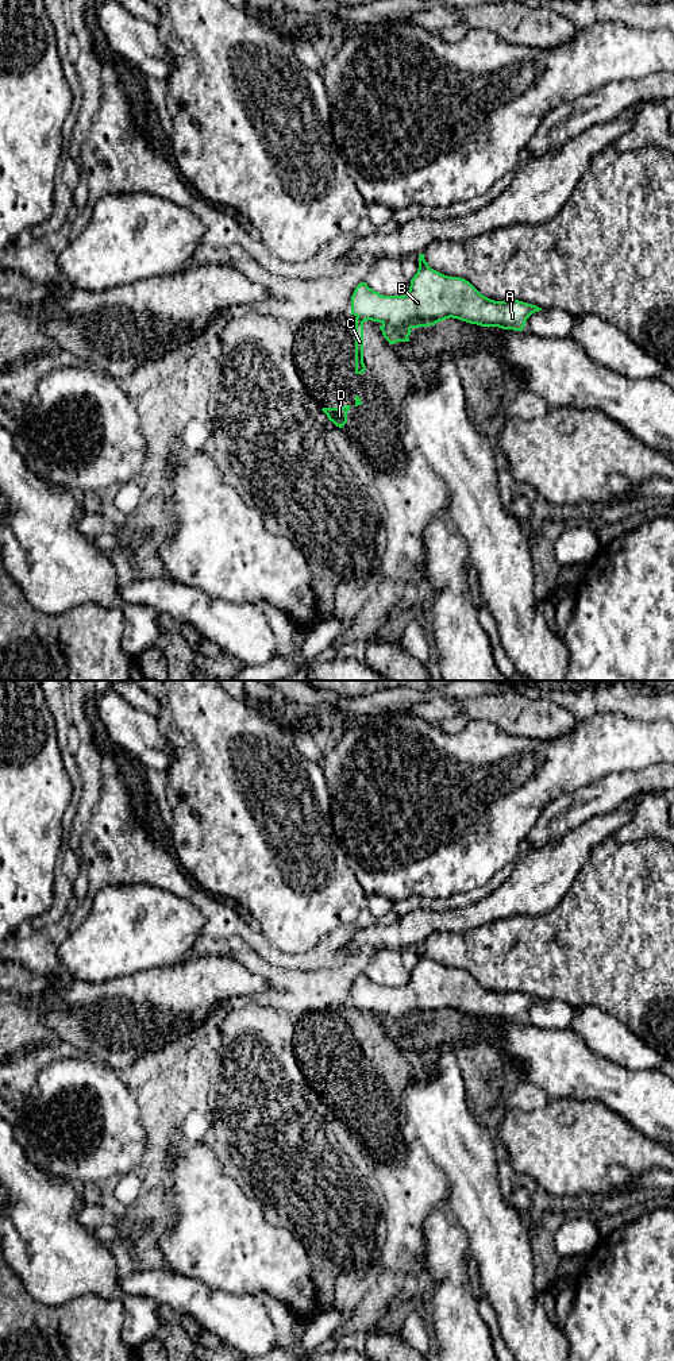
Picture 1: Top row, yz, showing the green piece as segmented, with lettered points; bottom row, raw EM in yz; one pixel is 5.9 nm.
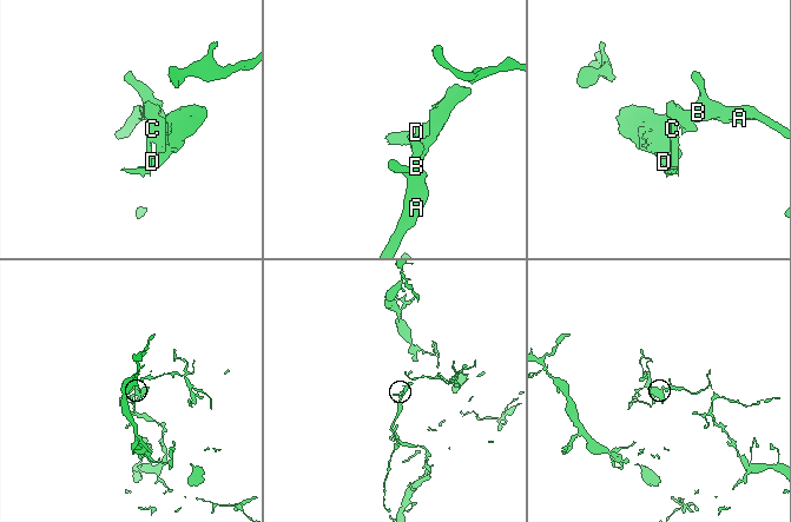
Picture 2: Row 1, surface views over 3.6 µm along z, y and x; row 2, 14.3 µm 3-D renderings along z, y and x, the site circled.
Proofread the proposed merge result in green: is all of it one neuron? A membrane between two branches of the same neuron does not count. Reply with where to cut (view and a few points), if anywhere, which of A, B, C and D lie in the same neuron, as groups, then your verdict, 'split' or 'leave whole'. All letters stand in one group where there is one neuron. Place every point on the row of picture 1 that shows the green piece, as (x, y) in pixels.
cut yz (382, 323), (409, 330); groups A B / C D; split

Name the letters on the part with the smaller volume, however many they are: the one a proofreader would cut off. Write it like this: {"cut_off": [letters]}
{"cut_off": ["C", "D"]}

